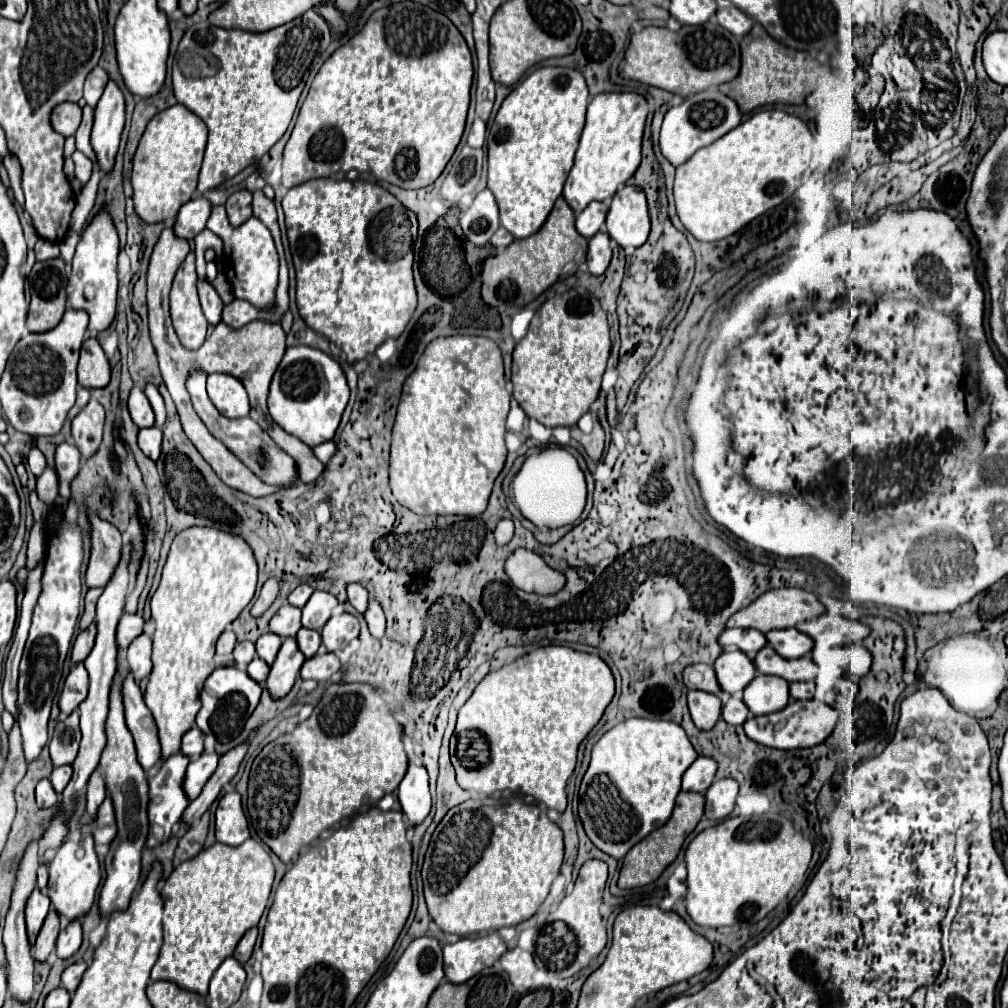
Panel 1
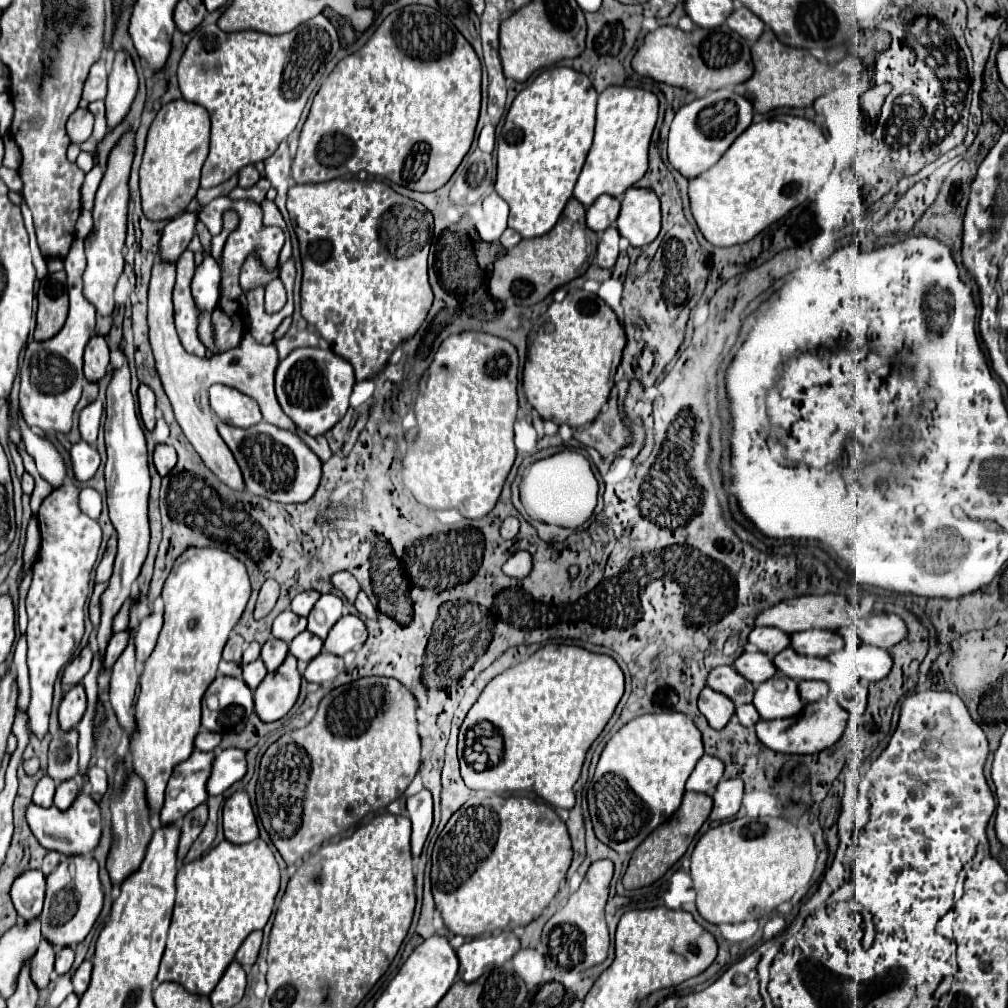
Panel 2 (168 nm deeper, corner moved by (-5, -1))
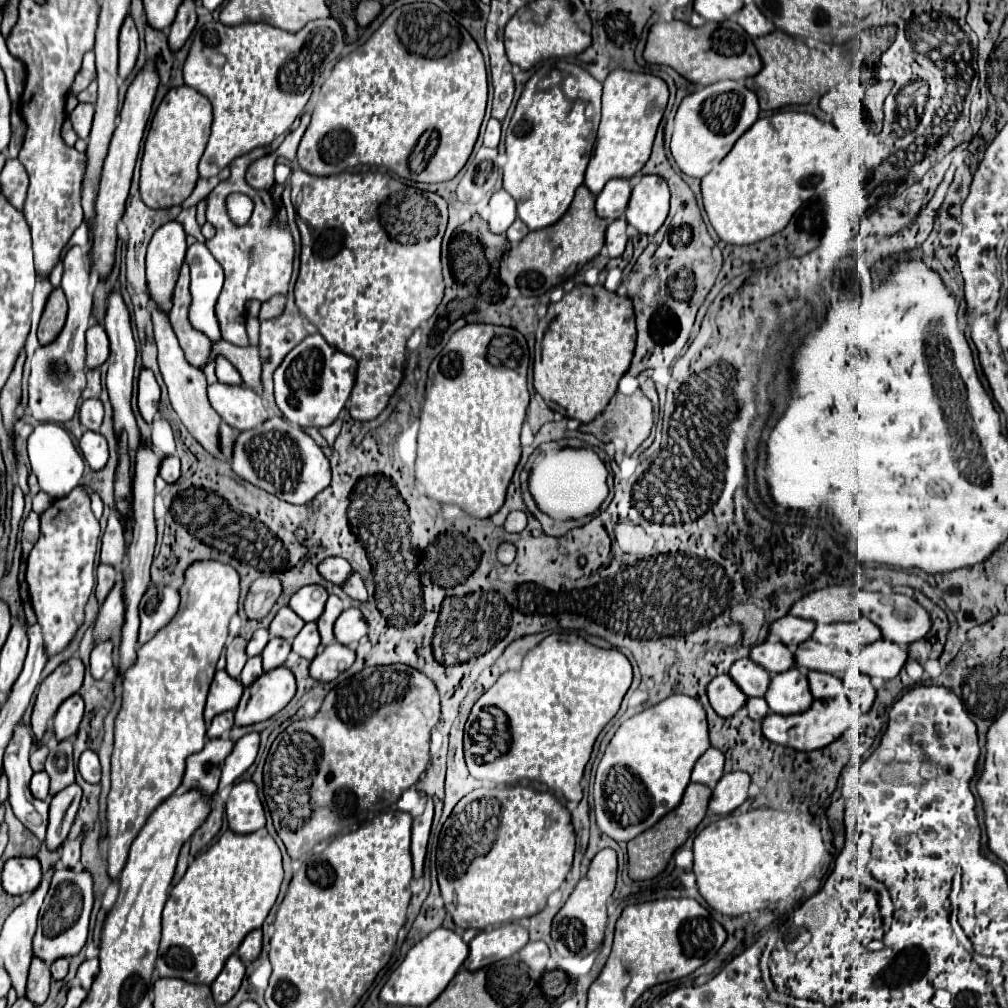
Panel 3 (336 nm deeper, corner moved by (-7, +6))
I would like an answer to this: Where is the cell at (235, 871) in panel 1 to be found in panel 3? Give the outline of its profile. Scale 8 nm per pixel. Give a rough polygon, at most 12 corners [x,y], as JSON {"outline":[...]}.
{"outline":[[265,827],[227,829],[163,909],[159,975],[211,985],[283,881]]}

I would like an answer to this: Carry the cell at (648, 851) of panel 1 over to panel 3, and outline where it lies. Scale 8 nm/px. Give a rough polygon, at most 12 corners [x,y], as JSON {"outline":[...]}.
{"outline":[[689,783],[675,811],[627,843],[629,877],[653,879],[703,821],[711,789]]}

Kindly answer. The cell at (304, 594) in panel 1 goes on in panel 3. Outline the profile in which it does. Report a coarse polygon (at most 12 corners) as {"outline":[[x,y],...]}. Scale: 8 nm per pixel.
{"outline":[[321,585],[301,587],[289,607],[307,623],[317,621],[329,593]]}

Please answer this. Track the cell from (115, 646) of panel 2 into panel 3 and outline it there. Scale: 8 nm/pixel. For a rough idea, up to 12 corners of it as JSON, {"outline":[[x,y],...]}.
{"outline":[[99,643],[89,659],[91,677],[103,679],[113,667],[113,643]]}

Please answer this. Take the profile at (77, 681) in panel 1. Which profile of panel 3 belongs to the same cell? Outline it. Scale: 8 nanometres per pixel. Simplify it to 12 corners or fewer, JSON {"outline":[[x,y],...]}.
{"outline":[[81,695],[61,703],[53,719],[57,741],[73,737],[83,719]]}

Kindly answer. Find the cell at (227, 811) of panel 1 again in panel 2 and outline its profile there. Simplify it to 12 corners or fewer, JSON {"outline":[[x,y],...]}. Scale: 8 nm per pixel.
{"outline":[[247,792],[223,806],[223,832],[231,844],[259,838]]}

